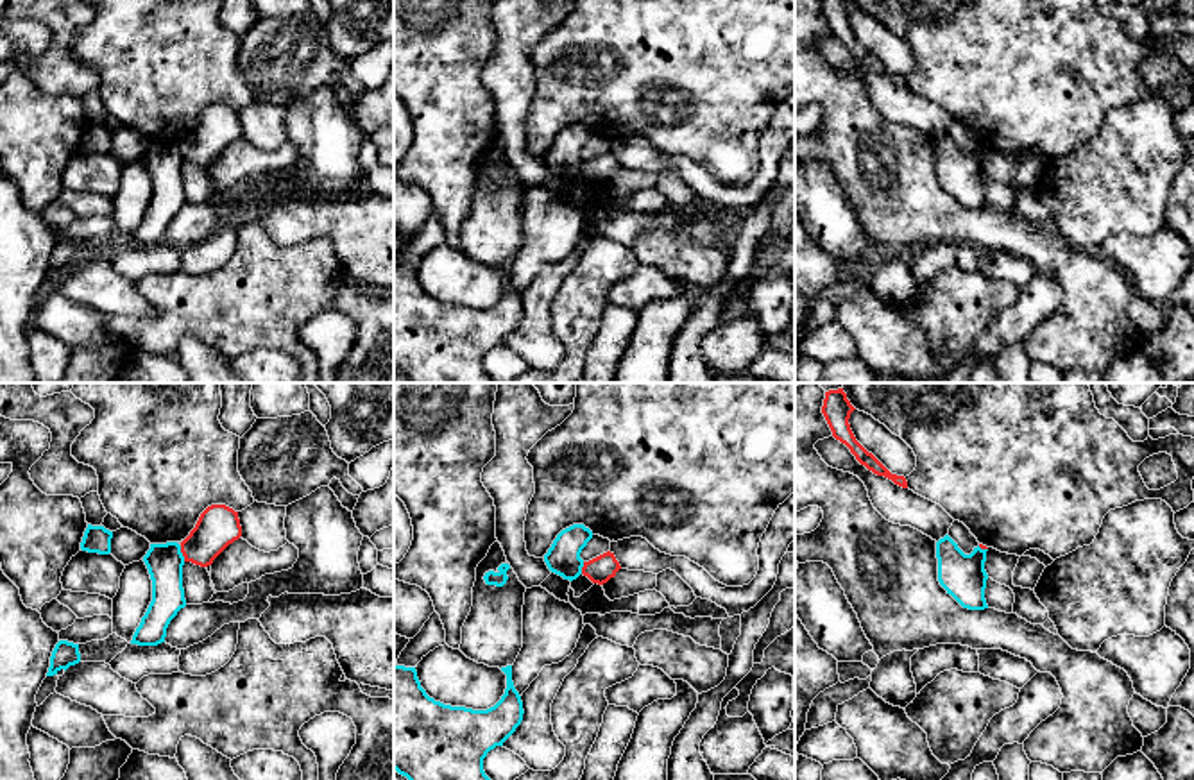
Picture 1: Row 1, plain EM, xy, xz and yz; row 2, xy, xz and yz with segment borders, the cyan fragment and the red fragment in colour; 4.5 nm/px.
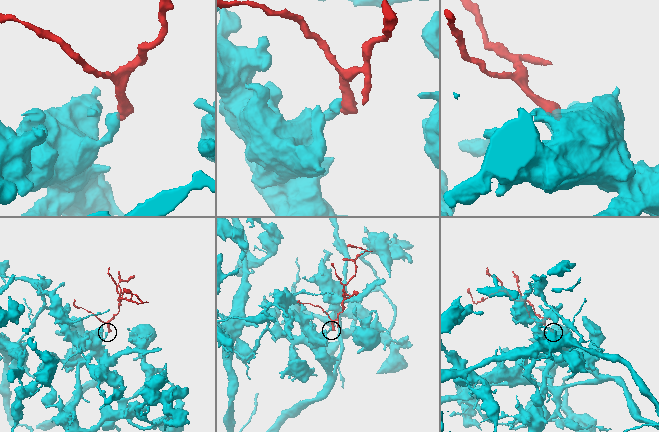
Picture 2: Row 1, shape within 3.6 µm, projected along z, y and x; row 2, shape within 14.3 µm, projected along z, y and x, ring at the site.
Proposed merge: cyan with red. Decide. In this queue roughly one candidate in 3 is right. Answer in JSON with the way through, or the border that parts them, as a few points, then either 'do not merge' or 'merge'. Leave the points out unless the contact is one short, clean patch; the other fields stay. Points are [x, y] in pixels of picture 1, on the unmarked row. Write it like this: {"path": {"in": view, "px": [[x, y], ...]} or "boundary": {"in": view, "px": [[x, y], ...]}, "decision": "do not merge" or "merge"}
{"decision": "do not merge"}

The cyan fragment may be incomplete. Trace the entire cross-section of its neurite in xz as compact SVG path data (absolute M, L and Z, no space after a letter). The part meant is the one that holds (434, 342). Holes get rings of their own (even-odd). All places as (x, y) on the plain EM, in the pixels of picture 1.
M394 265L394 369L412 383L494 383L483 370L483 358L516 331L523 320L523 301L512 281L512 265L501 267L507 288L501 299L487 309L451 306L426 293L415 267Z

